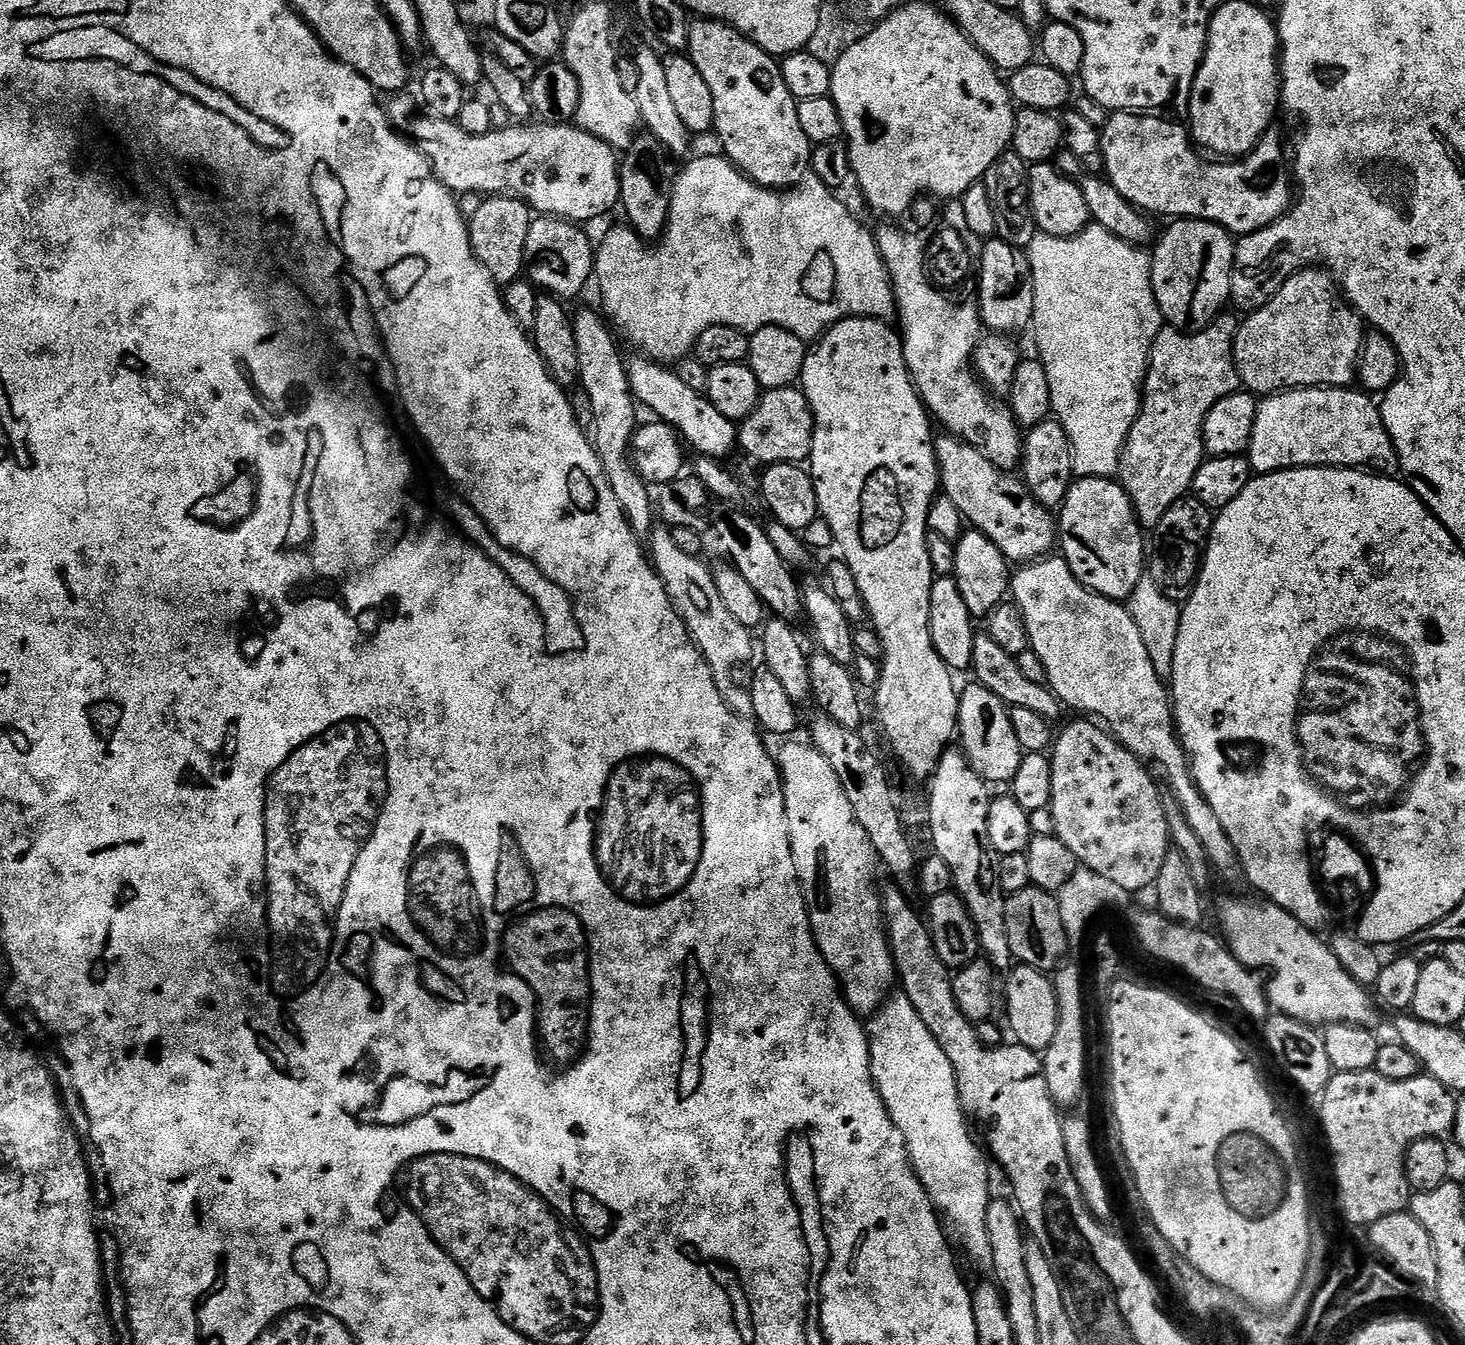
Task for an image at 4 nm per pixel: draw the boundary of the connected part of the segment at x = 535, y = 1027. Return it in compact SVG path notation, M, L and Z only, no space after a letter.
M520 904L508 920L504 920L504 928L500 928L500 940L496 940L496 954L510 954L514 966L522 976L526 976L538 994L542 996L542 1018L536 1016L532 1020L532 1036L546 1036L550 1050L534 1050L536 1064L548 1072L548 1076L558 1078L568 1076L568 1072L580 1068L580 1063L588 1060L588 1052L592 1052L592 1015L596 1000L596 984L594 982L594 942L592 932L588 928L588 920L576 912L571 906L549 906L548 904Z

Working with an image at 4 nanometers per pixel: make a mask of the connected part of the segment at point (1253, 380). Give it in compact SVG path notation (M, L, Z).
M1327 271L1297 272L1284 283L1282 290L1274 294L1269 304L1245 315L1243 319L1236 330L1236 344L1232 353L1236 359L1236 373L1247 391L1267 398L1293 388L1347 388L1353 383L1351 380L1357 379L1366 324Z

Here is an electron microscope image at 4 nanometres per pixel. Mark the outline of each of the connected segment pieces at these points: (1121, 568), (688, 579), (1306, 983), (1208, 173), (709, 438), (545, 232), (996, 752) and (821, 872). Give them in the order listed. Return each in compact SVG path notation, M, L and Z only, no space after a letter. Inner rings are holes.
M1082 476L1073 479L1070 490L1066 494L1063 504L1058 509L1058 548L1062 553L1062 558L1070 566L1070 570L1074 574L1074 578L1078 578L1078 582L1082 582L1082 586L1086 586L1091 592L1096 592L1099 596L1104 596L1107 600L1117 602L1127 601L1135 587L1138 586L1141 579L1146 576L1146 564L1144 568L1144 536L1145 529L1141 528L1140 520L1136 516L1134 506L1130 502L1130 498L1126 494L1124 485L1116 478L1101 478L1098 476Z
M667 526L653 527L650 537L650 559L652 567L662 578L664 588L668 592L668 597L672 599L672 604L676 607L678 615L684 619L684 624L688 627L688 633L692 636L692 641L704 654L704 661L710 666L712 671L712 681L718 686L718 690L725 700L732 705L739 715L748 718L752 716L752 694L751 691L742 689L736 685L736 680L732 677L732 671L739 664L744 664L754 652L754 636L742 622L732 617L726 611L726 605L718 594L718 586L714 586L712 569L699 556L691 556L681 550L674 543L672 529Z
M1259 899L1256 900L1226 900L1220 906L1220 914L1222 916L1220 922L1222 924L1222 940L1227 945L1229 952L1233 952L1238 958L1238 962L1242 962L1248 968L1253 970L1265 970L1269 968L1272 971L1272 981L1267 981L1266 987L1268 989L1268 1002L1269 1005L1279 1015L1289 1016L1294 1018L1298 1022L1303 1024L1311 1024L1313 1026L1327 1026L1329 1024L1359 1024L1361 1026L1372 1026L1375 1025L1376 1012L1372 1009L1372 1000L1368 997L1369 989L1365 985L1360 984L1354 978L1350 978L1350 974L1346 974L1346 970L1342 970L1342 962L1338 962L1338 958L1334 958L1331 947L1327 943L1324 944L1315 935L1317 934L1313 929L1305 926L1302 922L1298 922L1291 916L1286 910L1282 910L1276 904L1271 902L1261 902Z
M1115 112L1109 115L1109 120L1101 129L1100 149L1103 152L1104 160L1104 172L1107 179L1111 182L1113 187L1120 192L1120 194L1142 212L1155 216L1172 216L1168 217L1174 220L1177 219L1195 219L1210 221L1212 224L1222 225L1235 237L1248 236L1250 233L1256 233L1260 229L1264 229L1266 226L1274 223L1276 220L1280 220L1285 215L1294 200L1294 186L1292 183L1292 174L1288 165L1288 168L1284 162L1284 154L1282 152L1282 142L1280 140L1280 132L1277 125L1272 125L1264 132L1264 136L1260 139L1256 147L1248 153L1247 156L1241 157L1239 160L1213 160L1214 162L1208 162L1204 160L1202 155L1195 146L1189 131L1184 129L1168 120L1158 118L1156 114L1141 114L1132 112Z
M647 358L627 361L628 381L632 387L632 395L641 405L644 404L653 412L657 421L672 425L680 433L683 443L693 453L701 456L709 456L711 460L723 461L723 456L728 456L738 448L738 424L737 421L726 418L721 414L718 406L714 406L708 400L705 393L698 390L690 390L686 382L682 382L679 371L661 366Z
M540 214L533 219L530 234L526 238L524 262L527 279L537 289L564 302L578 295L594 276L594 244L588 241L587 234L580 228L583 227L579 223Z
M977 682L970 684L968 689L960 692L959 747L972 763L972 769L989 785L1007 785L1014 774L1018 774L1018 766L1026 754L1018 742L1018 734L1014 734L1012 713L1007 704L983 685Z
M784 742L780 748L780 756L778 752L778 767L780 770L780 781L784 784L784 801L786 802L786 818L790 826L790 846L794 854L794 866L800 875L800 887L804 889L804 899L808 902L808 917L812 923L812 932L816 936L816 944L820 947L822 958L826 958L826 962L832 968L832 973L842 985L844 999L848 1001L848 1005L852 1007L853 1012L861 1018L871 1018L876 1015L877 1010L884 1005L884 1001L889 999L890 993L893 991L894 985L897 983L896 963L892 960L892 947L888 945L888 933L884 931L884 905L882 903L882 892L878 887L876 889L876 868L878 869L878 861L876 859L876 851L870 842L870 838L866 834L866 830L862 830L862 826L858 826L858 818L854 818L854 806L850 806L850 798L846 798L846 790L842 790L842 782L838 782L838 774L834 774L834 766L830 766L830 762L826 762L826 758L822 758L822 754L813 748L811 743L804 744L788 744L792 742Z

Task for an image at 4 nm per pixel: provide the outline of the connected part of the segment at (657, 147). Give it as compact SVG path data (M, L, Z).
M650 134L637 135L631 144L627 145L628 157L623 157L620 169L620 202L628 215L627 223L632 231L637 232L644 240L659 241L665 228L668 227L670 202L672 201L672 185L674 183L674 168L668 165L669 153Z

